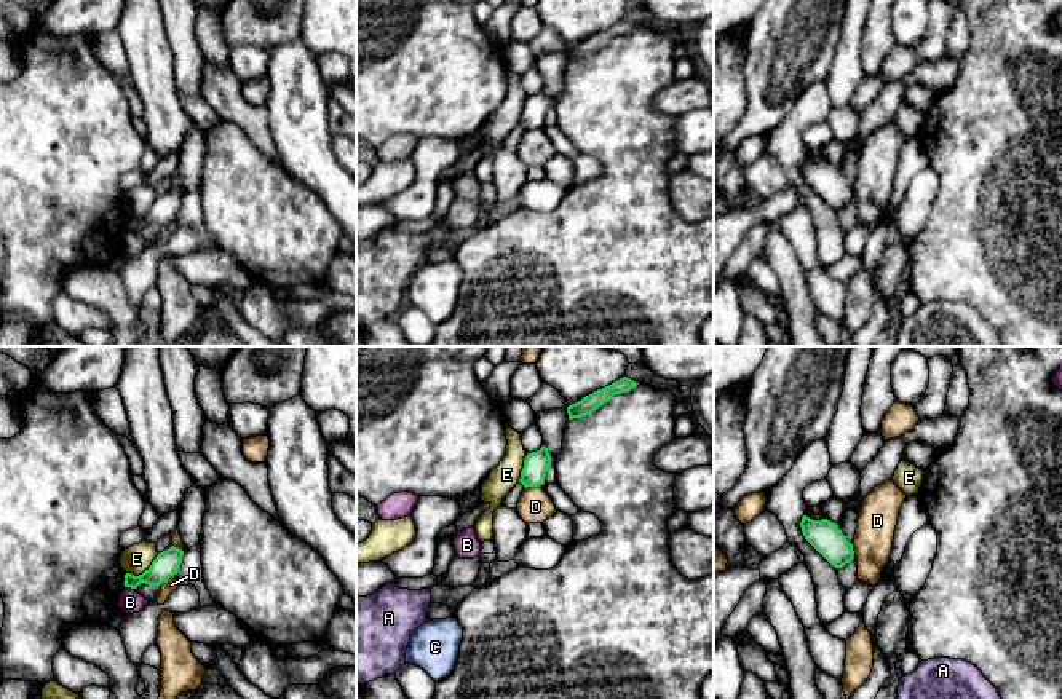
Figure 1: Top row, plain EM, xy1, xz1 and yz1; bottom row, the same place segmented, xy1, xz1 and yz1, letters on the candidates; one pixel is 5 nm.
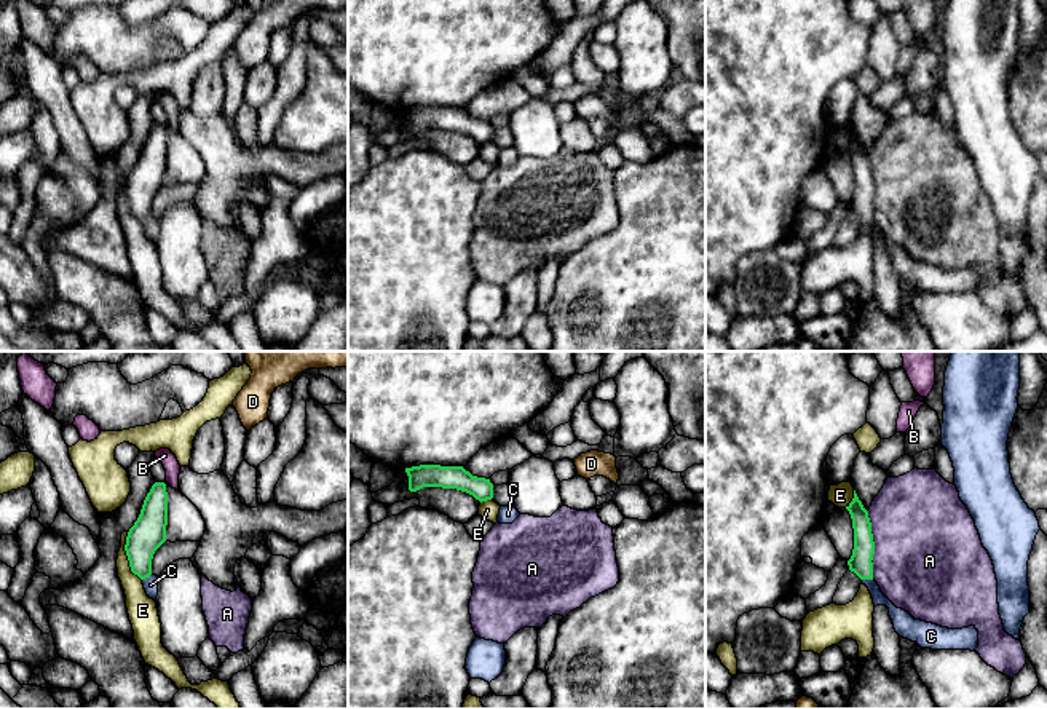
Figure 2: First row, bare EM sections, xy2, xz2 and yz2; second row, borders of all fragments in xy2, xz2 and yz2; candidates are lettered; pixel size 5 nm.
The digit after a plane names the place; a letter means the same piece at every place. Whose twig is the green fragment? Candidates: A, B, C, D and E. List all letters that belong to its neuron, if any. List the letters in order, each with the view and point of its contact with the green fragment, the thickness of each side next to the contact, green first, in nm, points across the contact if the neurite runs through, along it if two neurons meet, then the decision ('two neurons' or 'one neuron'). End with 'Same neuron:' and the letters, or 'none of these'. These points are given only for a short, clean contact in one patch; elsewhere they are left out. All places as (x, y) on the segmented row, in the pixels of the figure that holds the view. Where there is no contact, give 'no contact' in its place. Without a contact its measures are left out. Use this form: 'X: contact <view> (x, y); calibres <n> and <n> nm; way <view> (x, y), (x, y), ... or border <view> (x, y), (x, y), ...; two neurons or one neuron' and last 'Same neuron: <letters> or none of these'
A: contact yz2 (873, 545); calibres 110 and 500 nm; two neurons
B: contact xy1 (131, 588); calibres 140 and 120 nm; two neurons
C: contact yz2 (867, 578); calibres 110 and 90 nm; way yz2 (861, 562), (867, 578), (899, 617); one neuron
D: contact xz1 (534, 485); calibres 130 and 170 nm; border xz1 (542, 484), (526, 489); two neurons
E: contact xy2 (126, 554); calibres 180 and 120 nm; two neurons
Same neuron: C

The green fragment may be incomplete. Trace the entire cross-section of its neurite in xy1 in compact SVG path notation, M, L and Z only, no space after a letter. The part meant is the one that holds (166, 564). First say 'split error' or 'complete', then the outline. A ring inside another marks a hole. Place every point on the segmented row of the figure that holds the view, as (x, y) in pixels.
complete; M171 546L169 549L160 552L152 565L139 576L131 573L125 575L125 587L136 589L141 582L149 586L160 586L166 582L171 576L177 575L182 563L184 551Z

